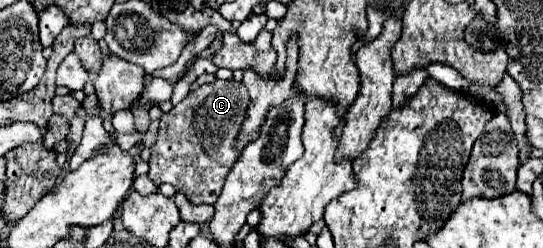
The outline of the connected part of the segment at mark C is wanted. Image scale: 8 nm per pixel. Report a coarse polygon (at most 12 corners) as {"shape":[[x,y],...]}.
{"shape":[[203,83],[163,113],[151,181],[213,205],[251,97]]}

